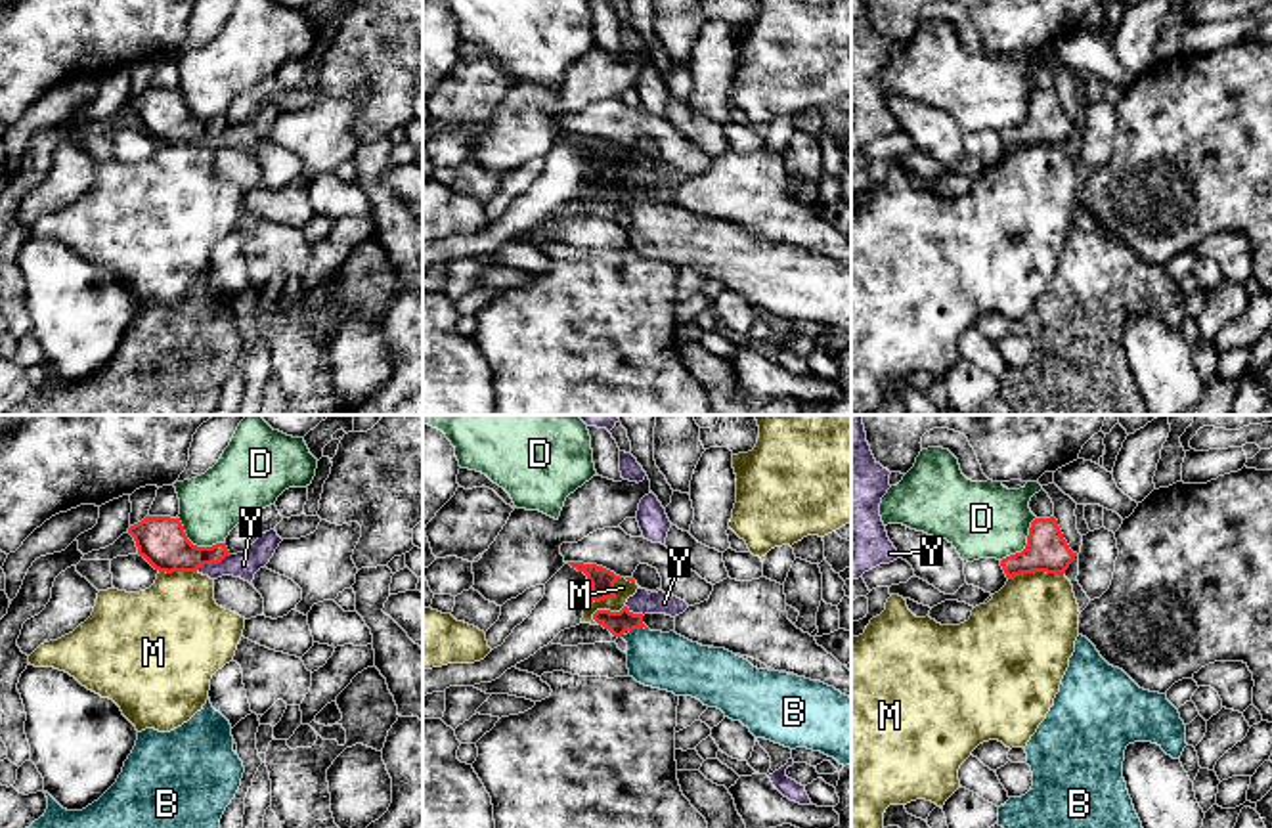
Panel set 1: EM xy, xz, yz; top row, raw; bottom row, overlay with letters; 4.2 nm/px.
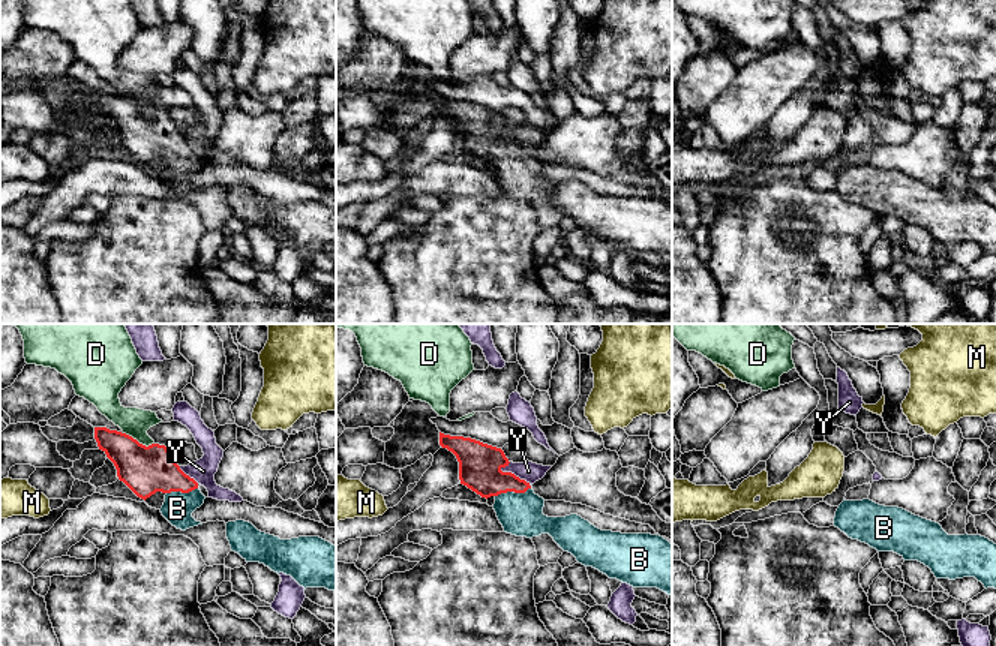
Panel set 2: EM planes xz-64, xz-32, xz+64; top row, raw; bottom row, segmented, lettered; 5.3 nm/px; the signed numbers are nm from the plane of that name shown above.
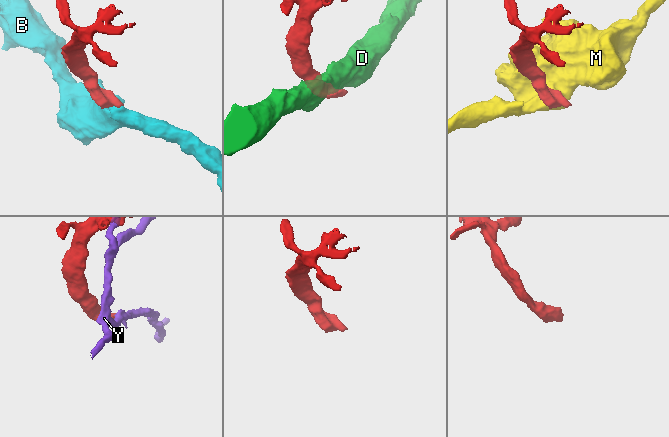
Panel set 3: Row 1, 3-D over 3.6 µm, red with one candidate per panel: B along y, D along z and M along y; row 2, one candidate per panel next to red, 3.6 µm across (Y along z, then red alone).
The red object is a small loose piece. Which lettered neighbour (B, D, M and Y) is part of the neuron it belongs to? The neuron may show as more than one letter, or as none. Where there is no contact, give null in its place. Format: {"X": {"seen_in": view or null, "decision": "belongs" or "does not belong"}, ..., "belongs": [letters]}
{"B": {"seen_in": "xz", "decision": "belongs"}, "D": {"seen_in": "xy", "decision": "does not belong"}, "M": {"seen_in": "yz", "decision": "does not belong"}, "Y": {"seen_in": "xy", "decision": "does not belong"}, "belongs": ["B"]}

